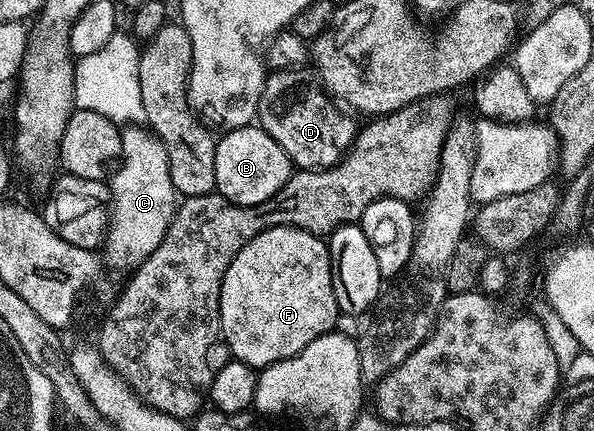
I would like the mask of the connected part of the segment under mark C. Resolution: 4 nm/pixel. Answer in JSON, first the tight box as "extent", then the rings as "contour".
{"extent":[107,126,179,264],"contour":[[[129,126],[122,131],[121,169],[118,172],[116,169],[108,181],[112,210],[107,248],[117,257],[131,261],[131,264],[141,263],[159,246],[179,203],[177,191],[171,182],[171,170],[163,142],[152,131],[136,132],[135,129]]]}

